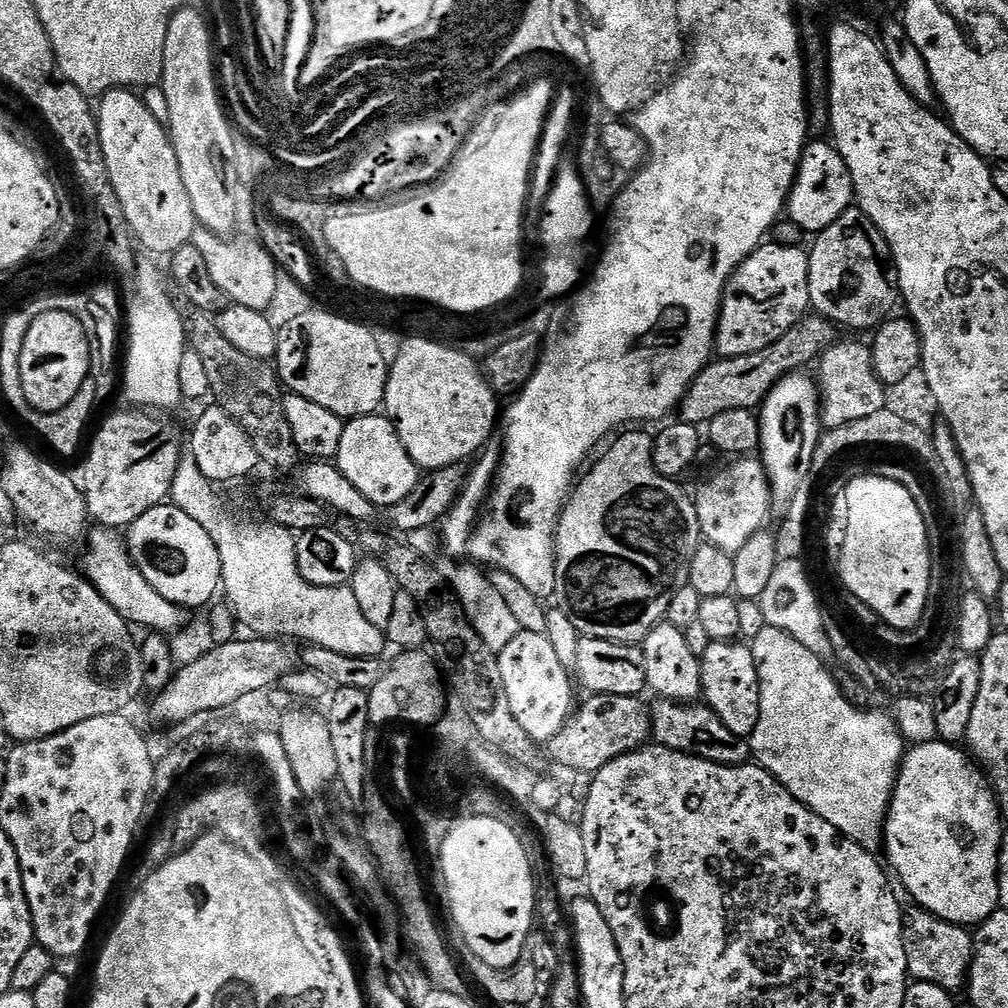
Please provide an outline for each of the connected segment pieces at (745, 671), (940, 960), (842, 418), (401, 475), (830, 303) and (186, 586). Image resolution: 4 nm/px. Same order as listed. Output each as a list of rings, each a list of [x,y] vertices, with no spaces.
[[[713,640],[700,656],[702,700],[734,734],[748,738],[760,717],[760,679],[756,659],[747,643]]]
[[[912,906],[903,913],[904,918],[904,949],[906,950],[906,966],[909,977],[922,984],[942,986],[942,990],[953,994],[963,993],[968,982],[968,972],[972,969],[972,945],[974,936],[967,927],[951,924],[930,914],[925,908]]]
[[[837,342],[833,348],[826,350],[818,361],[820,376],[818,375],[818,391],[820,393],[820,419],[825,429],[846,426],[850,422],[858,422],[858,418],[867,418],[869,414],[878,414],[878,410],[885,408],[885,384],[880,381],[874,370],[872,350],[867,343],[844,344]]]
[[[384,414],[357,416],[347,421],[342,430],[342,442],[338,442],[334,463],[350,486],[354,486],[358,494],[365,496],[380,510],[387,510],[394,506],[394,502],[402,502],[402,498],[406,498],[406,494],[418,486],[422,475],[406,446],[402,446],[398,430]]]
[[[859,206],[847,208],[826,230],[815,237],[816,240],[808,252],[808,285],[810,286],[811,307],[819,315],[825,316],[841,329],[875,329],[893,315],[892,307],[898,304],[898,292],[890,279],[890,265],[893,263],[892,252],[883,234],[870,222],[870,218]]]
[[[165,502],[146,510],[142,518],[128,525],[126,543],[142,578],[146,578],[162,598],[179,604],[181,608],[195,610],[203,604],[211,605],[212,595],[221,591],[220,559],[210,534],[175,504]]]

